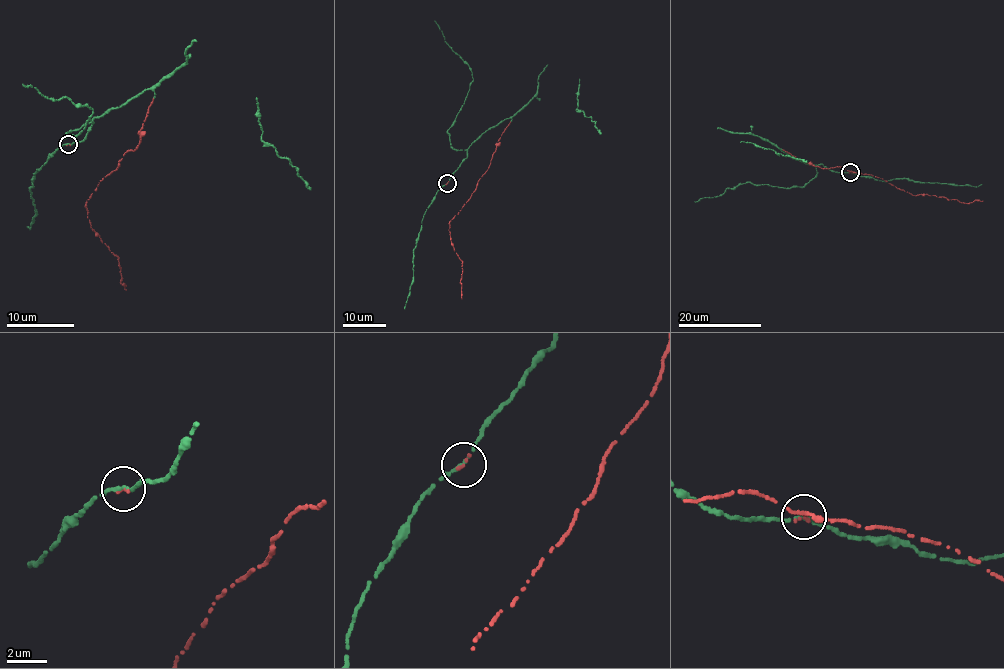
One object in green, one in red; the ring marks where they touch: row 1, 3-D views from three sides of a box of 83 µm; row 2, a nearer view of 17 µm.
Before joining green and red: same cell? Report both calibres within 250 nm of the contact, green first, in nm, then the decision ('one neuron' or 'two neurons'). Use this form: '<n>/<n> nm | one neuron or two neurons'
170/160 nm | one neuron

